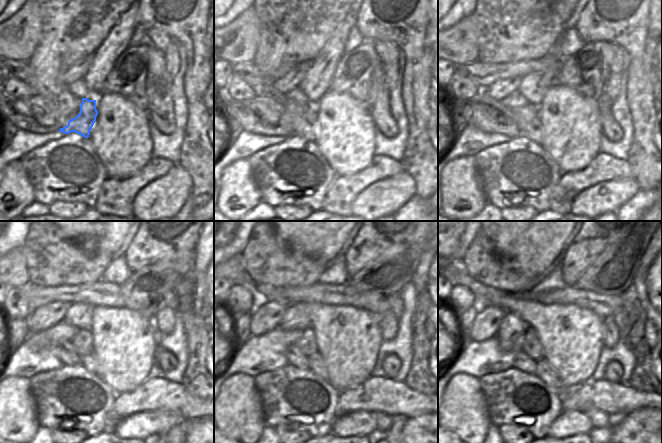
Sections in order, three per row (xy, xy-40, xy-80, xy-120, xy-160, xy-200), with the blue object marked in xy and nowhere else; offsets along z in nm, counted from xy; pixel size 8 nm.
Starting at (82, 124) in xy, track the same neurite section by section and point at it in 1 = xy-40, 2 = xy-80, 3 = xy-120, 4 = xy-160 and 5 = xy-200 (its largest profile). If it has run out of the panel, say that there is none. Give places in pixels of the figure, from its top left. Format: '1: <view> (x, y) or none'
1: xy-40 (305, 127)
2: xy-80 (533, 131)
3: xy-120 (89, 361)
4: xy-160 (316, 365)
5: xy-200 (544, 371)

